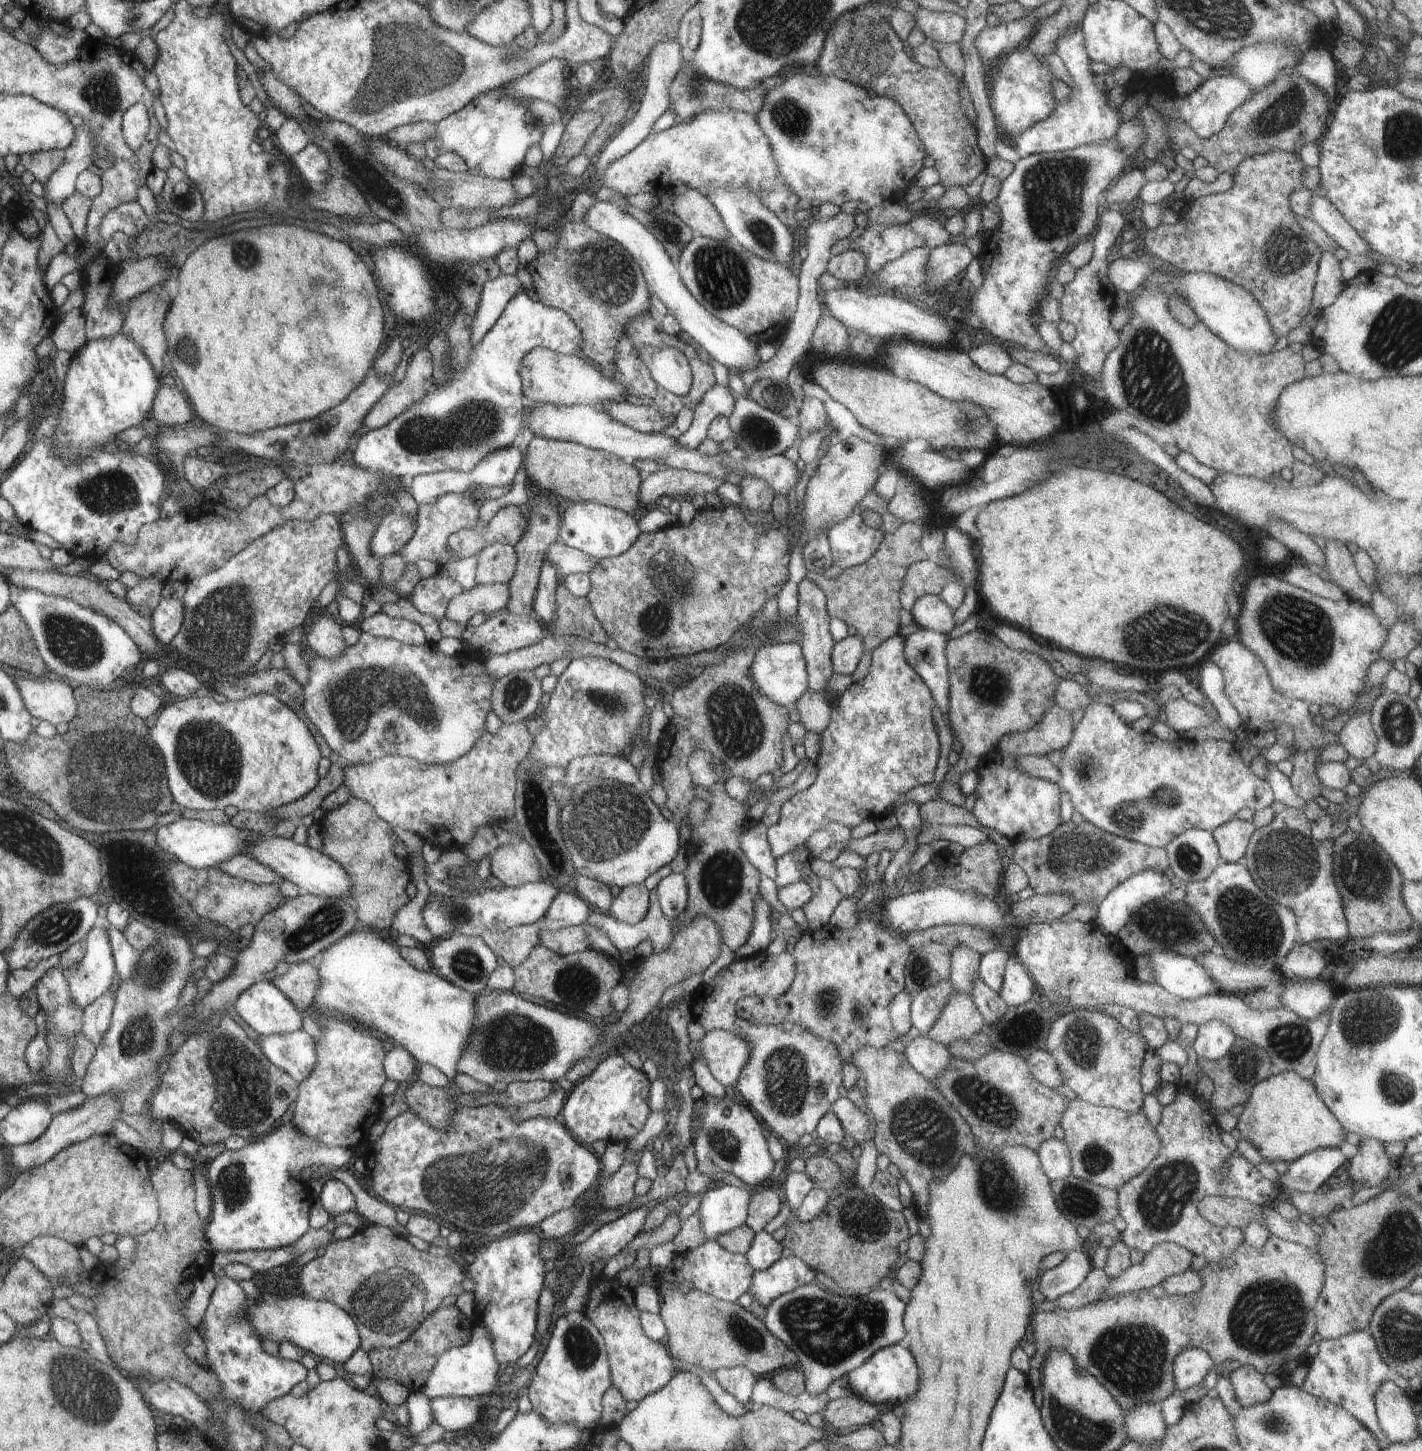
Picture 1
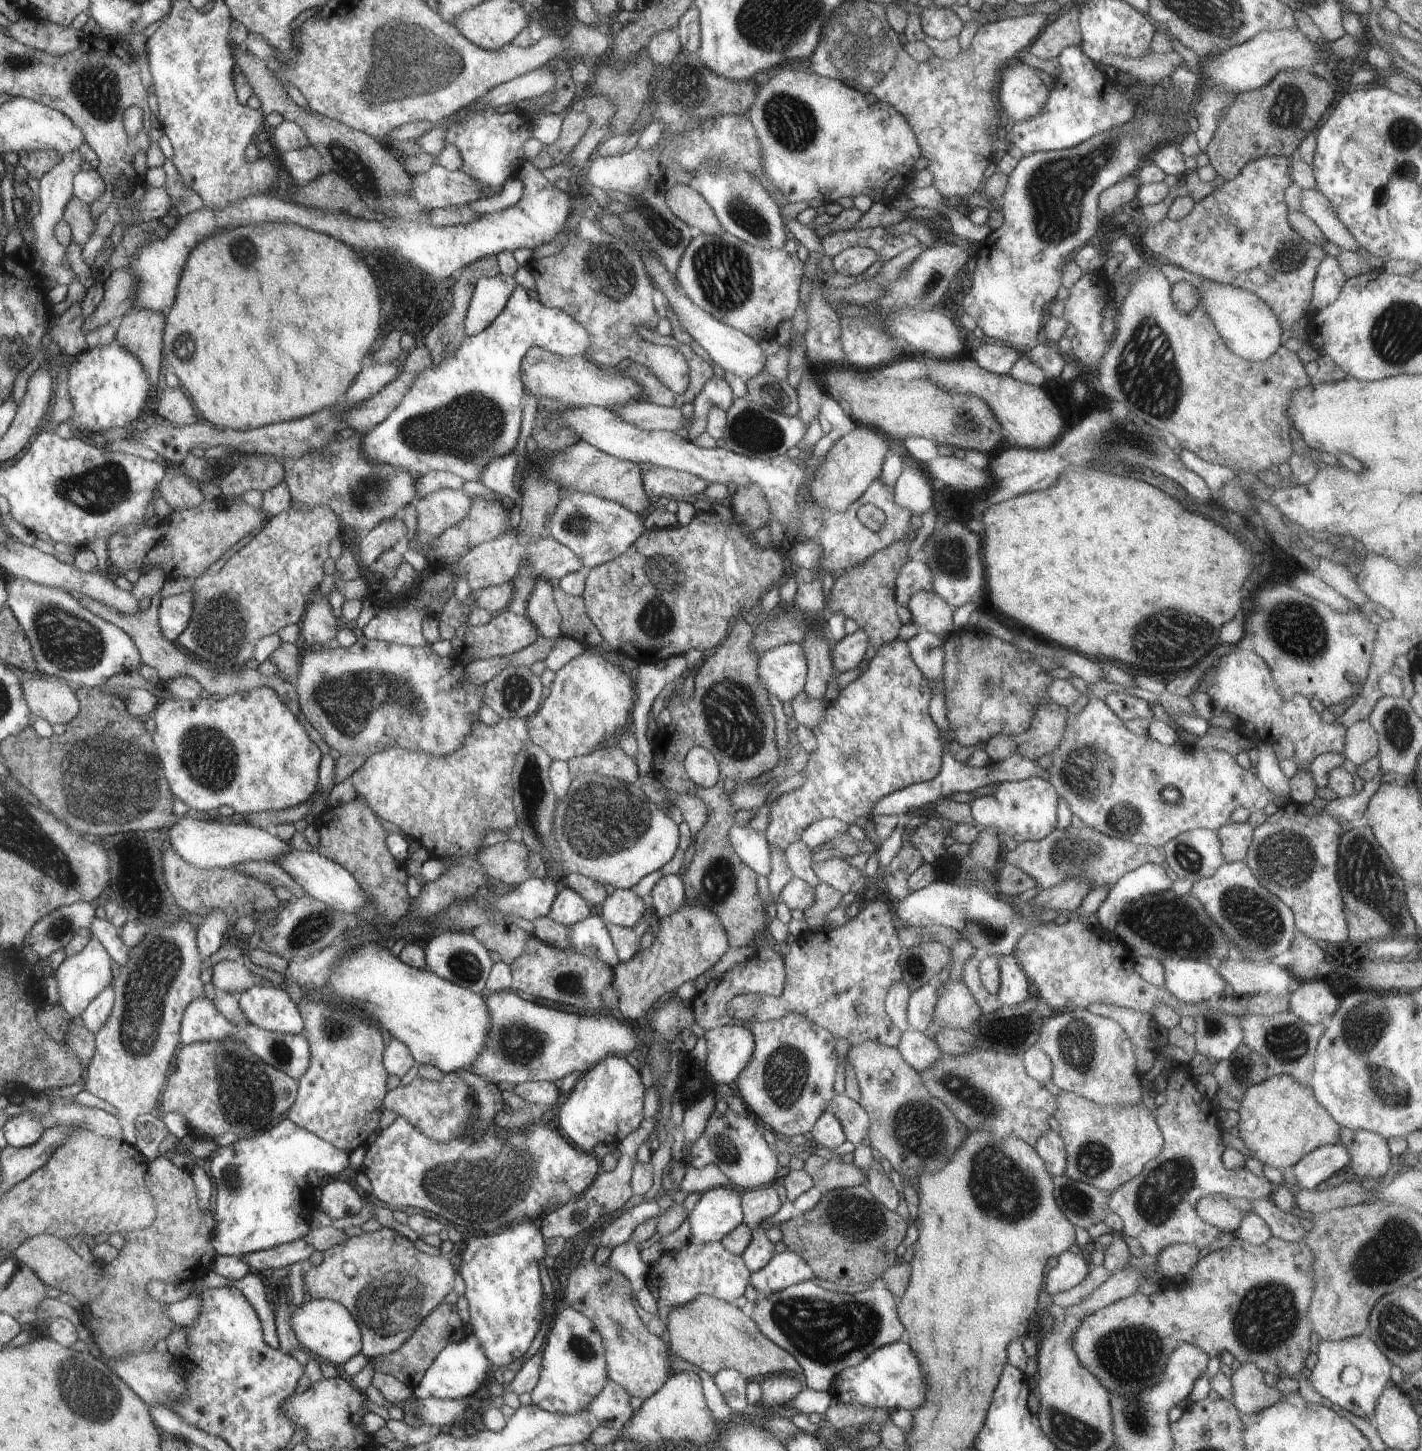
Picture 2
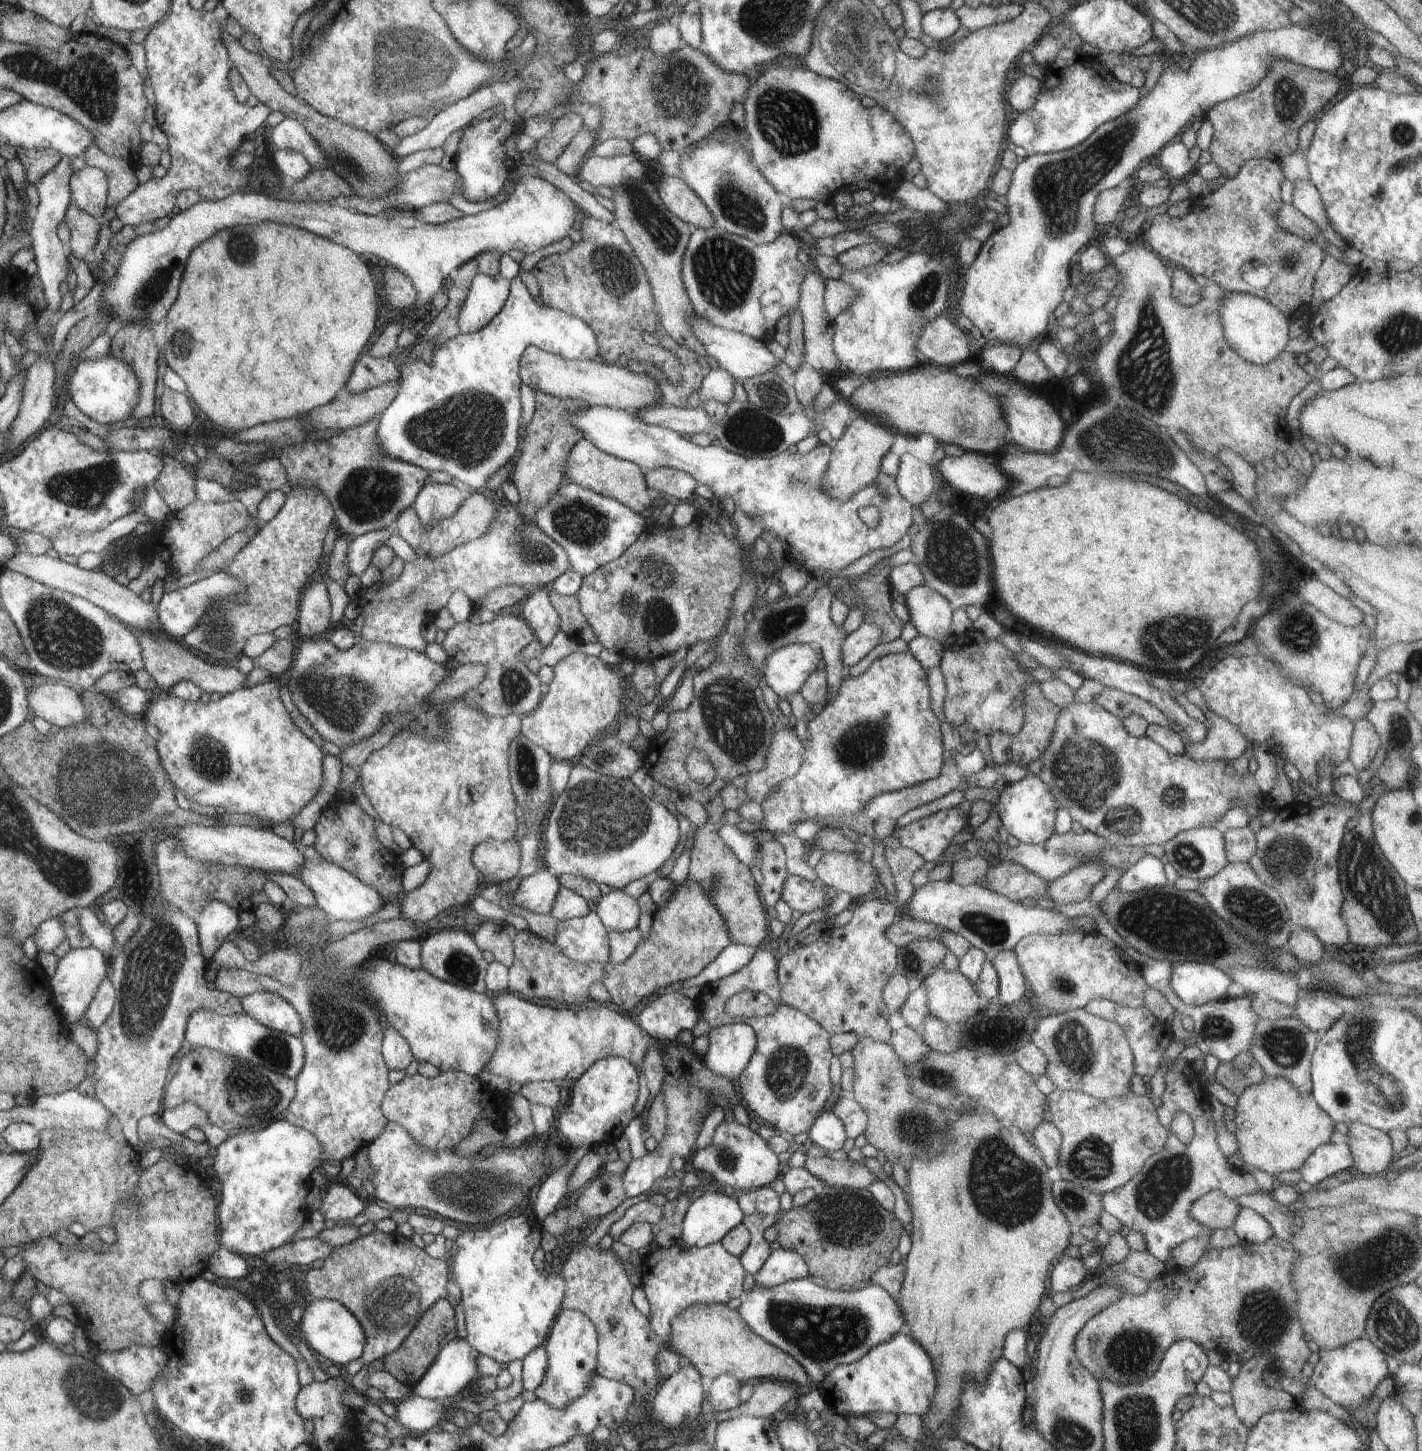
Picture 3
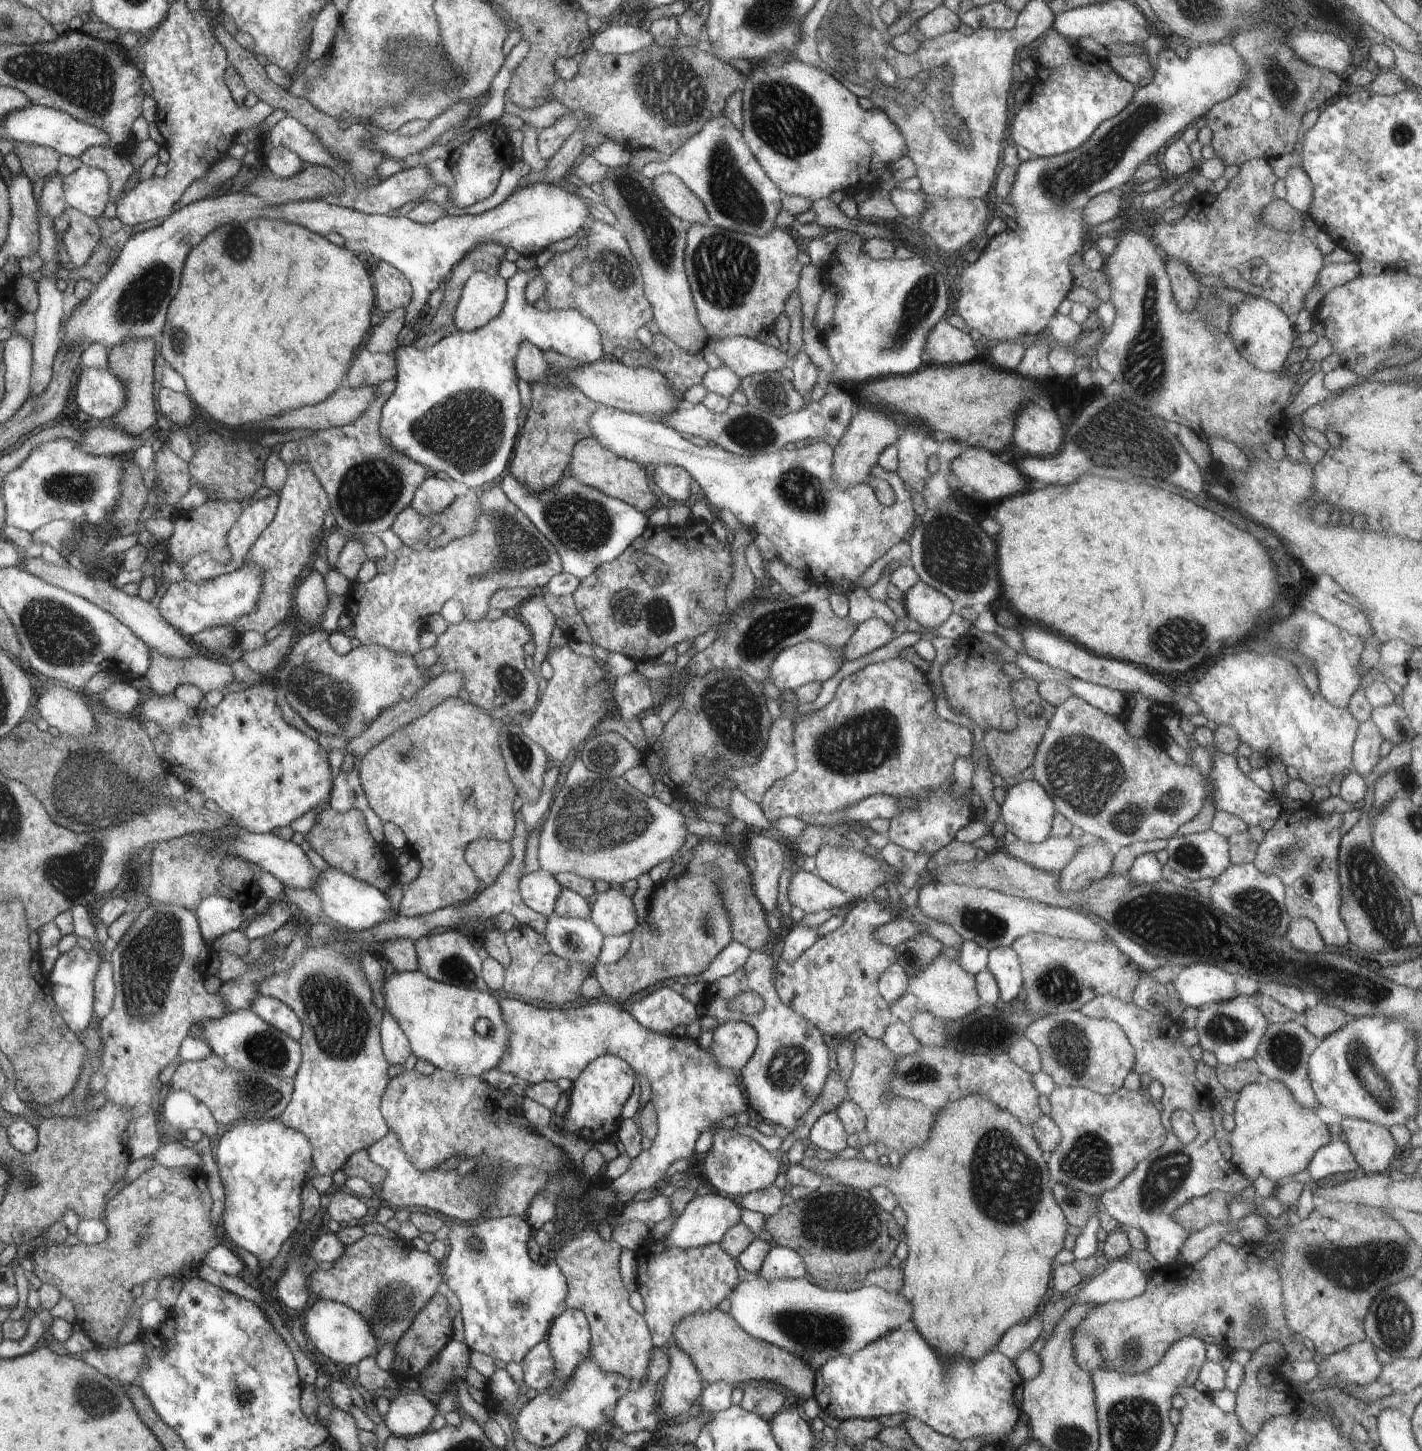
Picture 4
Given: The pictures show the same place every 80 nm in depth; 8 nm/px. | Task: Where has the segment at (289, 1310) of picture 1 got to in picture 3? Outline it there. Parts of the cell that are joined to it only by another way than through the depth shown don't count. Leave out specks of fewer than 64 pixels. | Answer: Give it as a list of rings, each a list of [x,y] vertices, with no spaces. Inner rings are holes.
[[[314,1299],[308,1304],[297,1330],[312,1351],[340,1367],[361,1358],[366,1348],[367,1335],[362,1323],[343,1303],[332,1299]]]

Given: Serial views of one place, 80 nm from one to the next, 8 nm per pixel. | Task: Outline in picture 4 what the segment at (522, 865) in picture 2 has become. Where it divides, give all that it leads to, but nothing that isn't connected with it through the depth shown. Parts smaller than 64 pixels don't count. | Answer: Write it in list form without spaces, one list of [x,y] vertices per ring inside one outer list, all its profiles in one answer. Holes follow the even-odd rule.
[[[478,839],[467,846],[466,859],[484,887],[496,882],[514,851],[510,841]]]

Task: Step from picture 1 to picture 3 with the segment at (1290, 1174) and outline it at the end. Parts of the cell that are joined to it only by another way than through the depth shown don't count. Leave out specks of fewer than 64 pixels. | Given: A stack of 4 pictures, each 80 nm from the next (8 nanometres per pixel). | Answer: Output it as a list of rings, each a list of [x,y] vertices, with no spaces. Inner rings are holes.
[[[1346,1143],[1320,1145],[1299,1168],[1302,1179],[1314,1188],[1322,1179],[1353,1166],[1351,1150]]]

